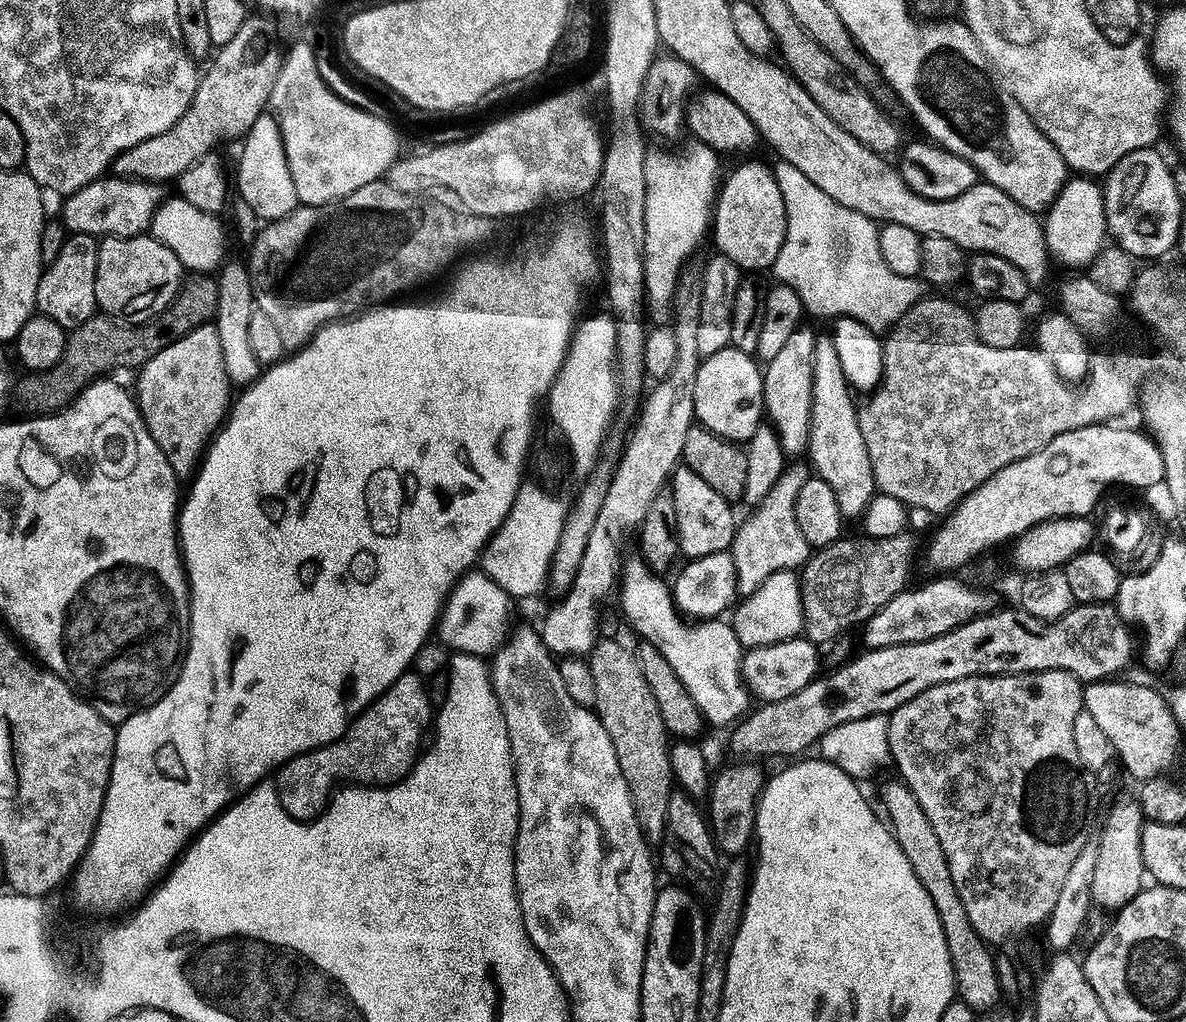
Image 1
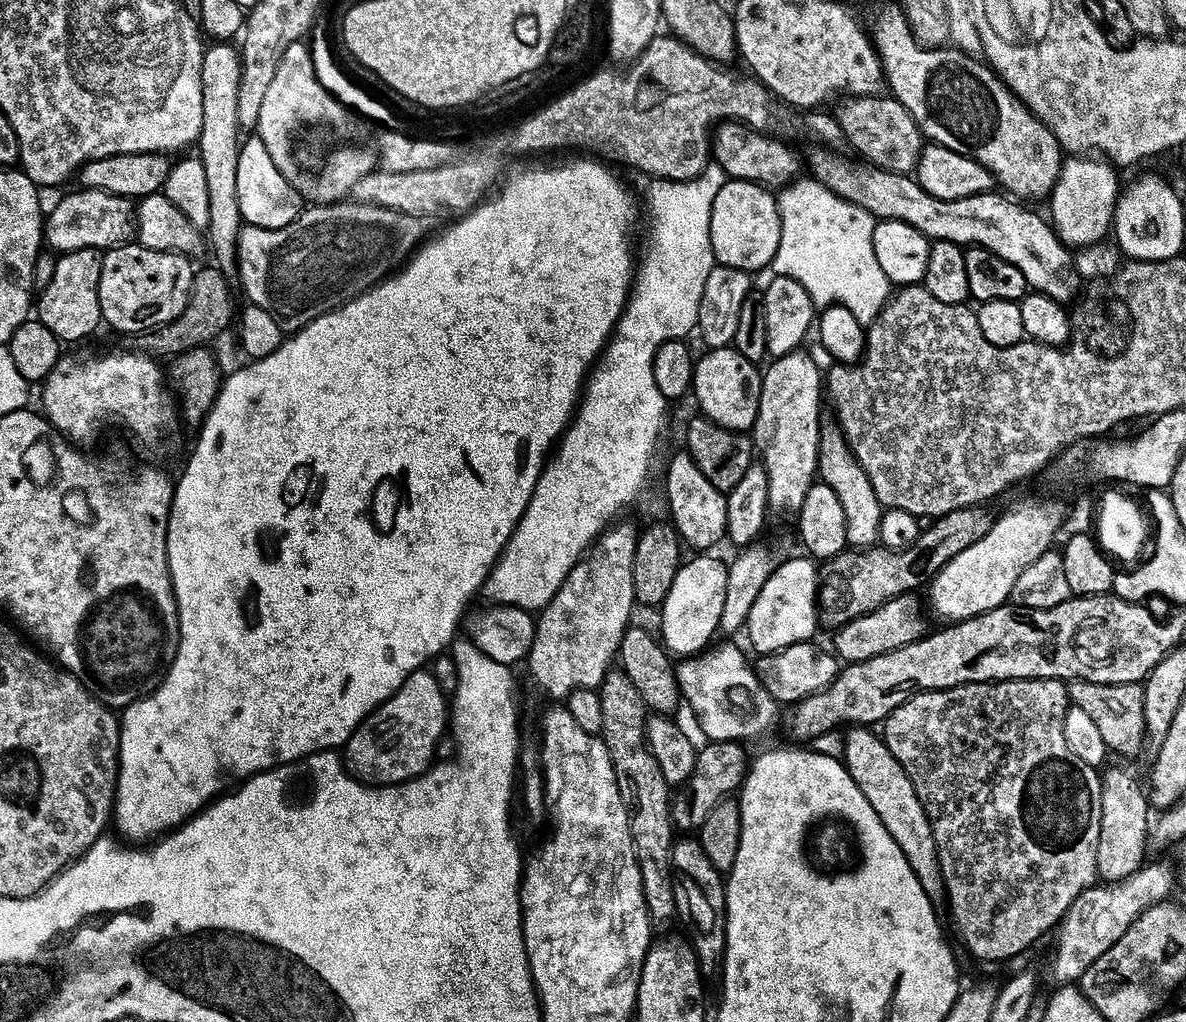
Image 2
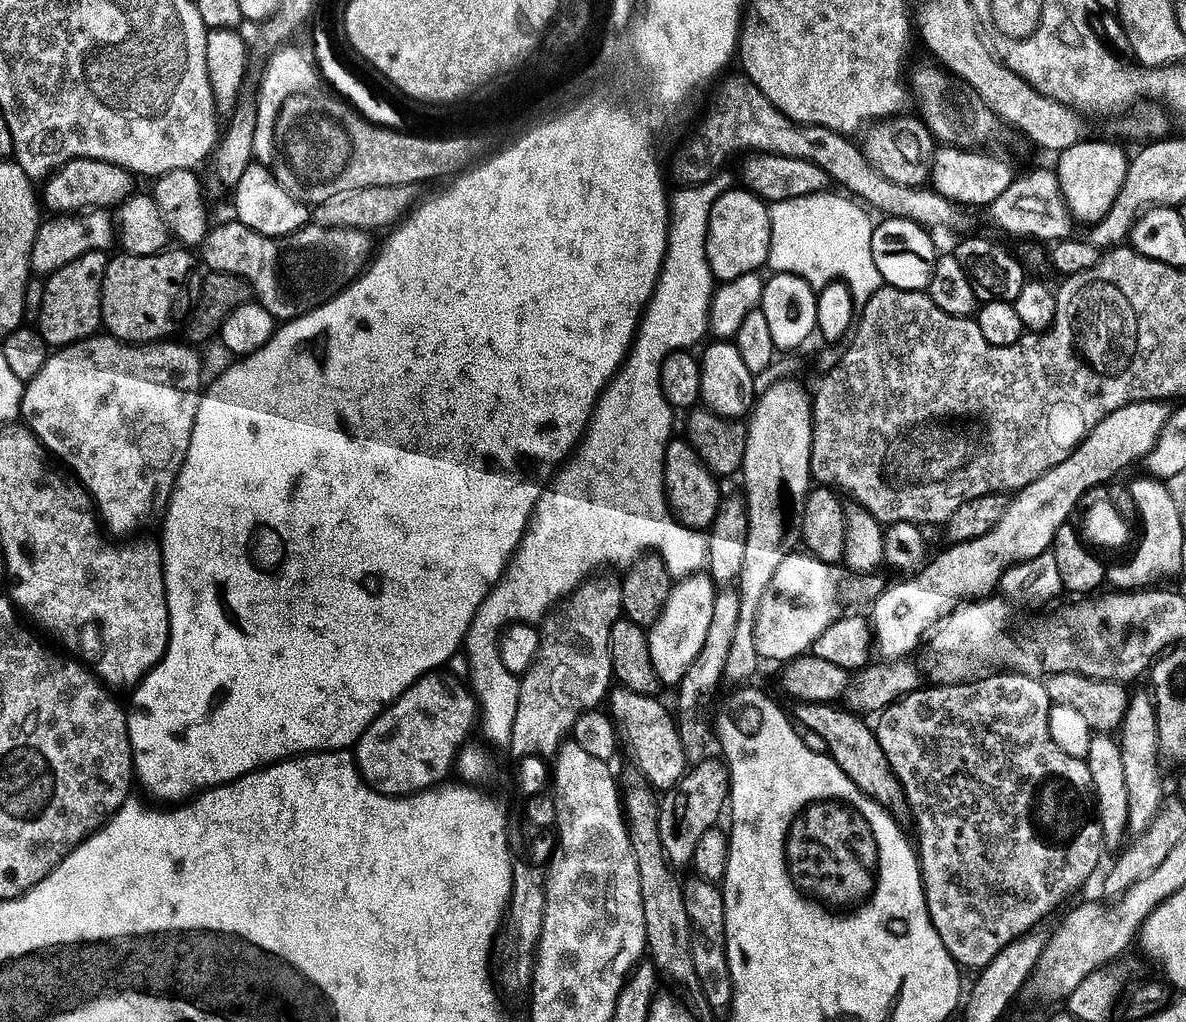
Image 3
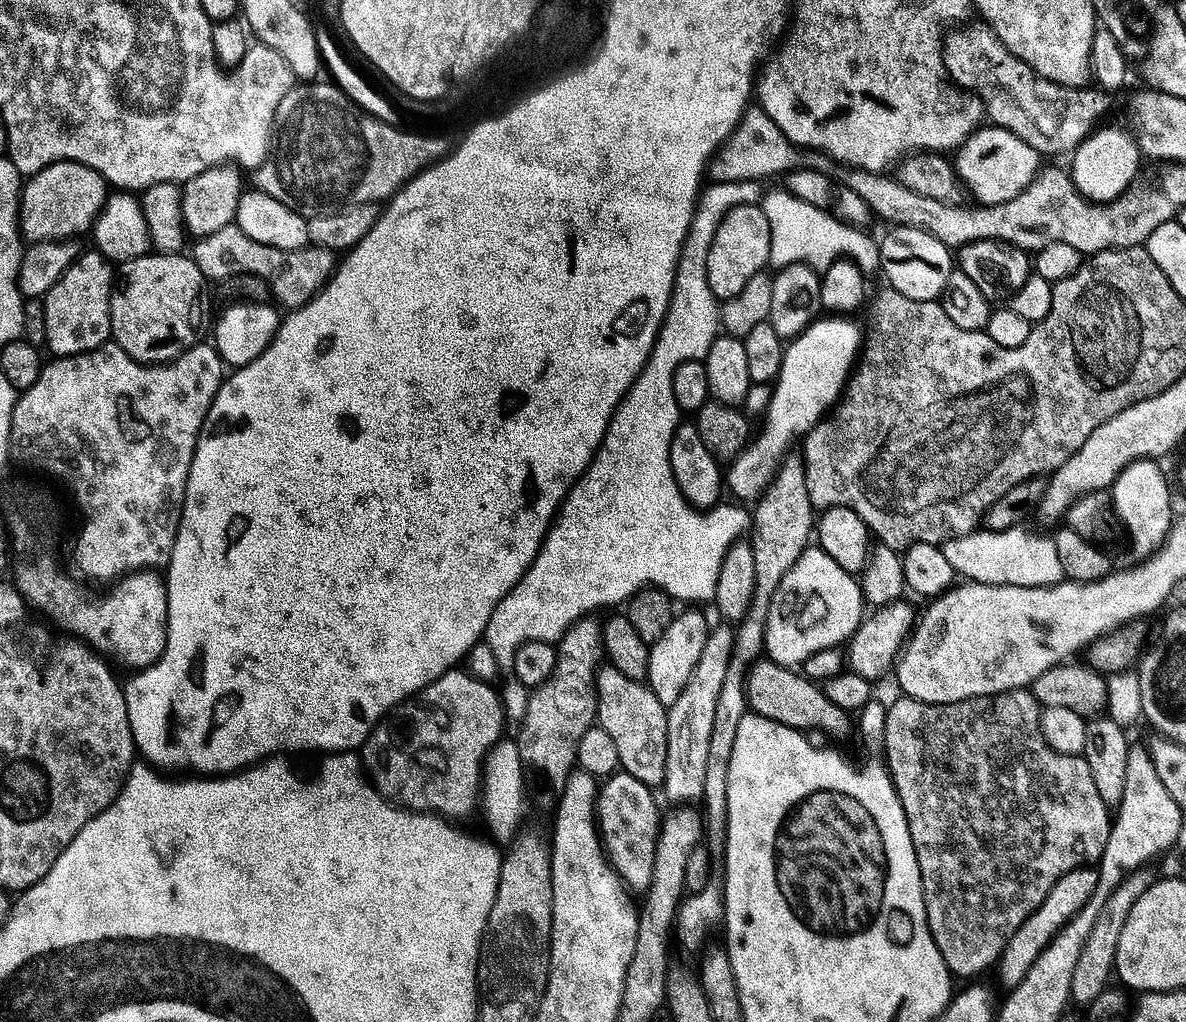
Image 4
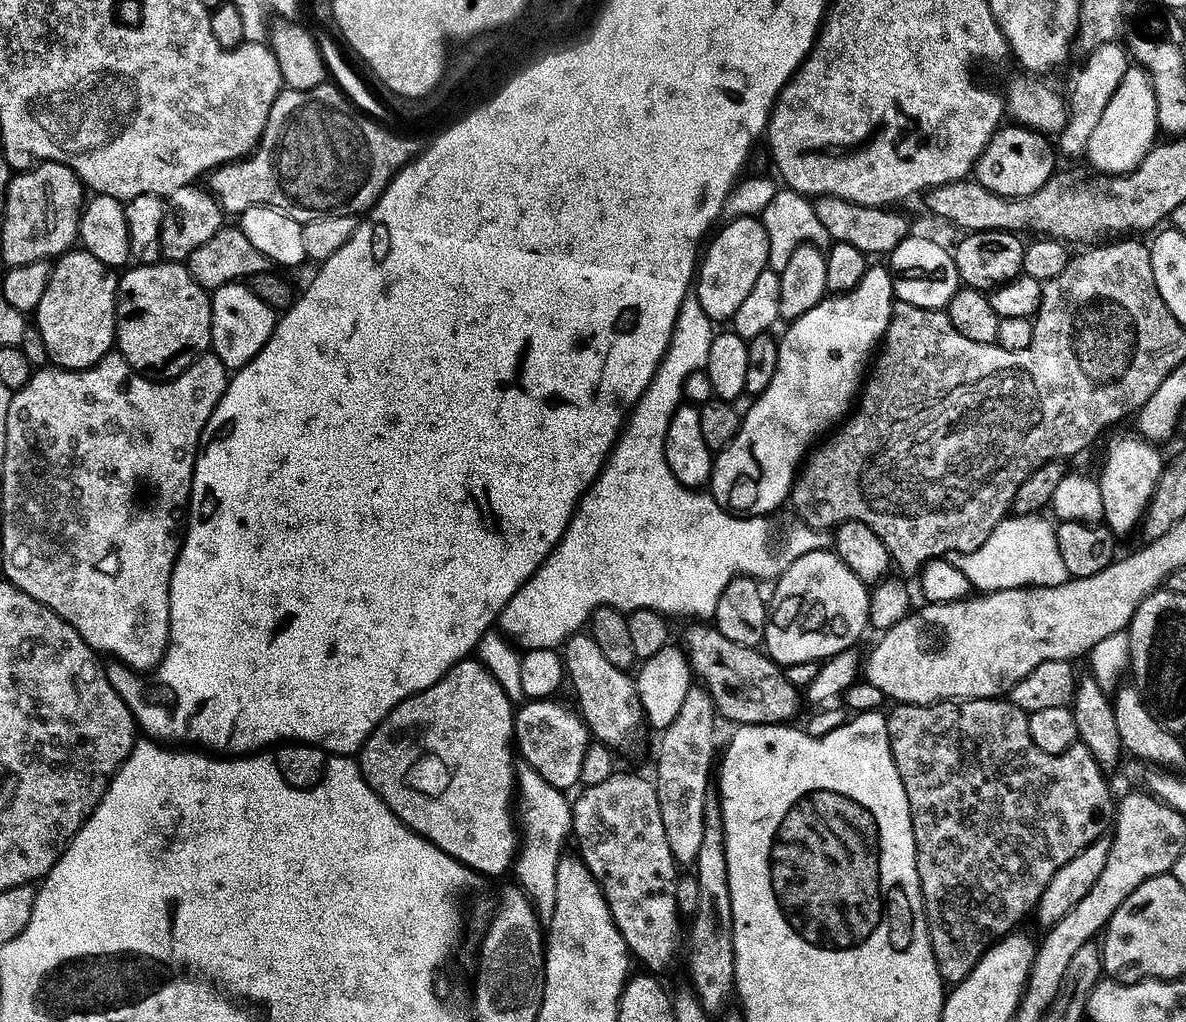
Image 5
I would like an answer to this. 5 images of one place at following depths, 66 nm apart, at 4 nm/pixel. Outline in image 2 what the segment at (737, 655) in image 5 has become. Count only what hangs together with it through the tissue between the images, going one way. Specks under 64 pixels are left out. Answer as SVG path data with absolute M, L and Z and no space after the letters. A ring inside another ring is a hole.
M856 726L849 729L844 736L843 761L845 768L854 778L855 784L862 794L874 807L874 812L882 819L886 830L897 842L899 849L906 856L910 868L914 870L915 877L922 883L922 888L937 908L943 907L947 899L947 888L944 875L941 872L941 862L938 858L937 843L934 839L934 830L930 826L929 816L917 796L914 784L905 768L891 754L885 746L883 739L864 726Z

